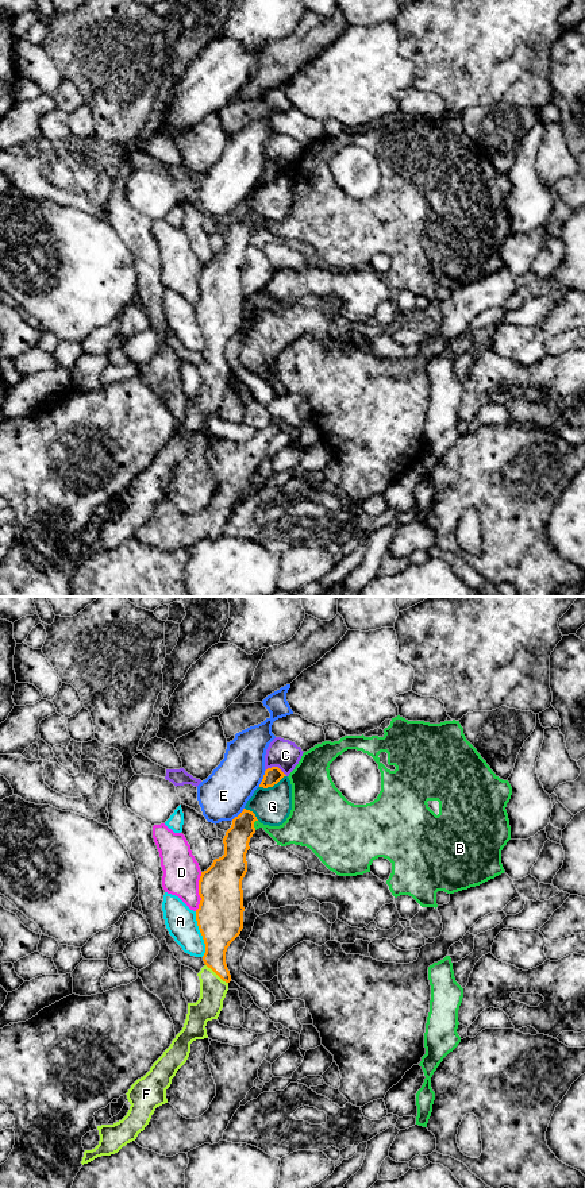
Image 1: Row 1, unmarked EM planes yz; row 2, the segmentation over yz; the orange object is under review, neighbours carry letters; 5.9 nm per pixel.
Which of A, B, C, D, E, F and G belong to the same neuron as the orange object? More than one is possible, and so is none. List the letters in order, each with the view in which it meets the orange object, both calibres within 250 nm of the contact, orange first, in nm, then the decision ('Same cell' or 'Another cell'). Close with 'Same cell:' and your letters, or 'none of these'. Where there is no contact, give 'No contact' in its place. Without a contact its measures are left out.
A: Touches orange in yz. Thickness 280 nm (orange) against 180 nm. Another cell
B: Touches orange in yz. Thickness 150 nm (orange) against 160 nm. Another cell
C: Touches orange in yz. Thickness 100 nm (orange) against 170 nm. Another cell
D: Touches orange in yz. Thickness 280 nm (orange) against 220 nm. Another cell
E: Touches orange in yz. Thickness 100 nm (orange) against 280 nm. Another cell
F: Touches orange in yz. Thickness 200 nm (orange) against 160 nm. Same cell
G: Touches orange in yz. Thickness 100 nm (orange) against 220 nm. Another cell
Same cell: F

